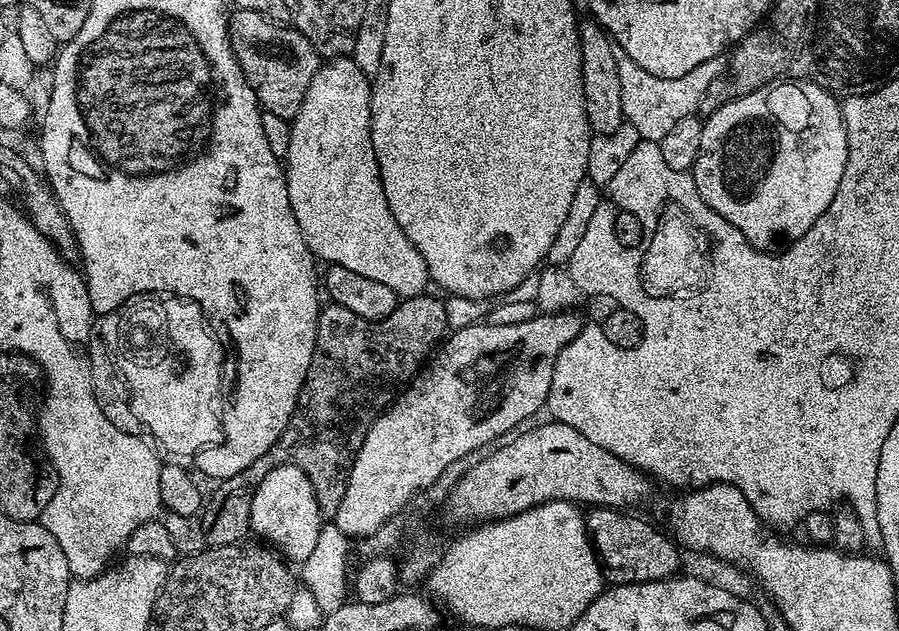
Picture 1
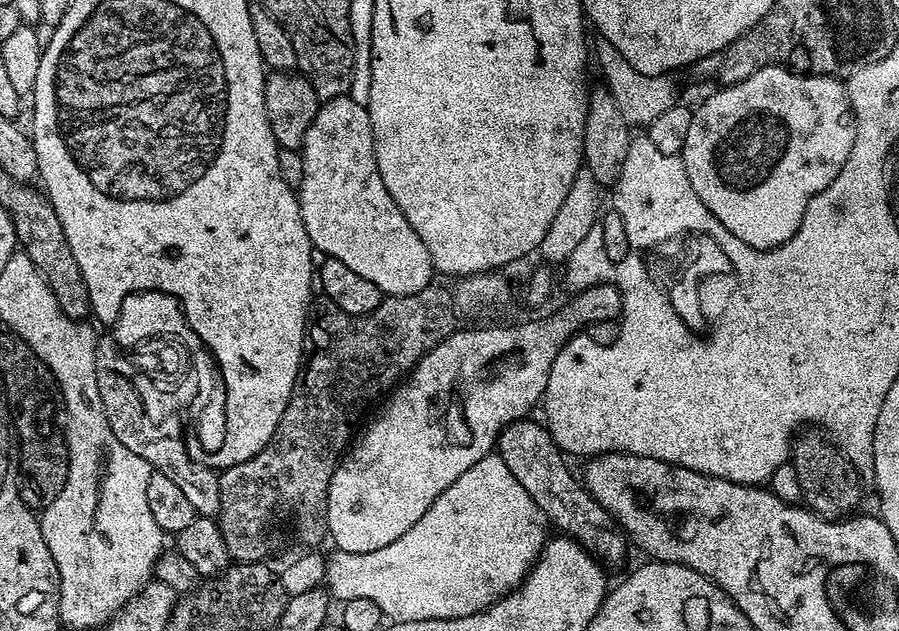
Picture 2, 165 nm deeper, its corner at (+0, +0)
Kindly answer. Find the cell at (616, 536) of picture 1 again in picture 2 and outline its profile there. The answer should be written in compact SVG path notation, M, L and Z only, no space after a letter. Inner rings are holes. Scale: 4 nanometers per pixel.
M532 418L507 424L500 431L498 441L498 455L502 462L510 468L510 473L524 486L530 498L534 499L535 505L542 510L545 521L555 531L578 541L601 563L616 564L626 552L627 541L613 526L614 521L609 513L568 470L560 448L561 445L548 433L547 427L543 423L535 424Z

